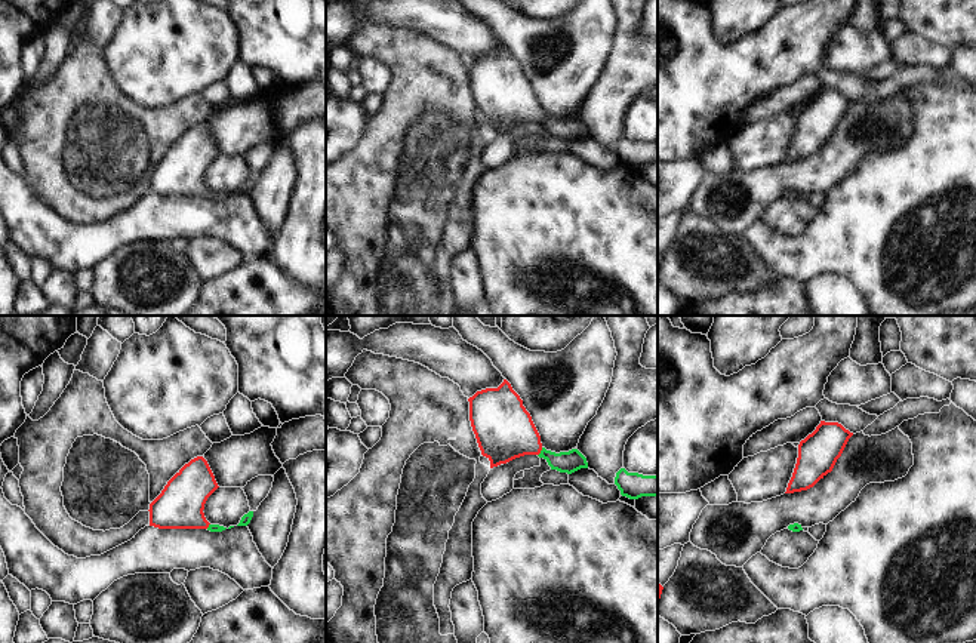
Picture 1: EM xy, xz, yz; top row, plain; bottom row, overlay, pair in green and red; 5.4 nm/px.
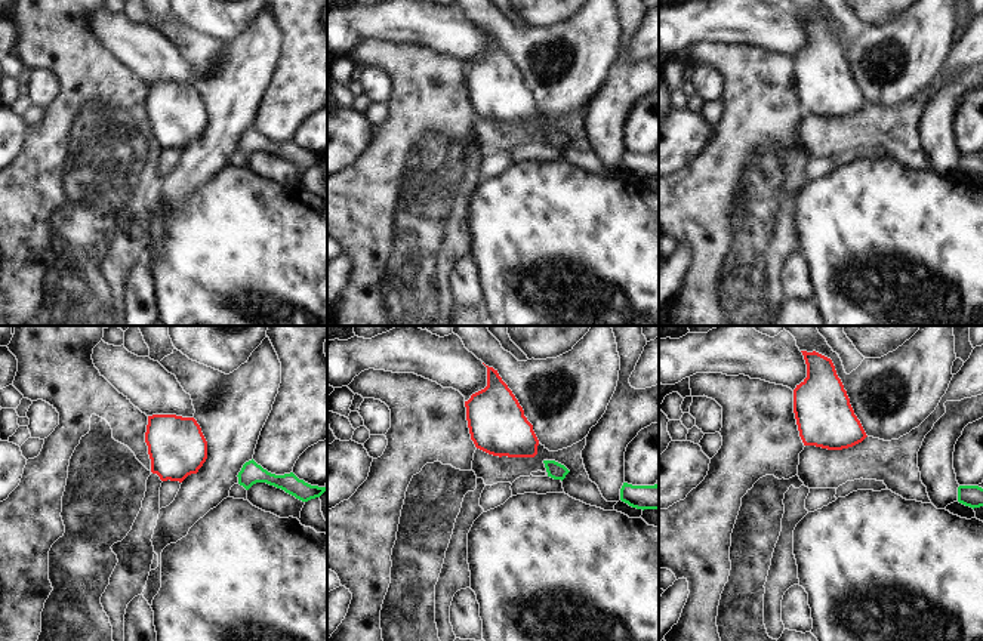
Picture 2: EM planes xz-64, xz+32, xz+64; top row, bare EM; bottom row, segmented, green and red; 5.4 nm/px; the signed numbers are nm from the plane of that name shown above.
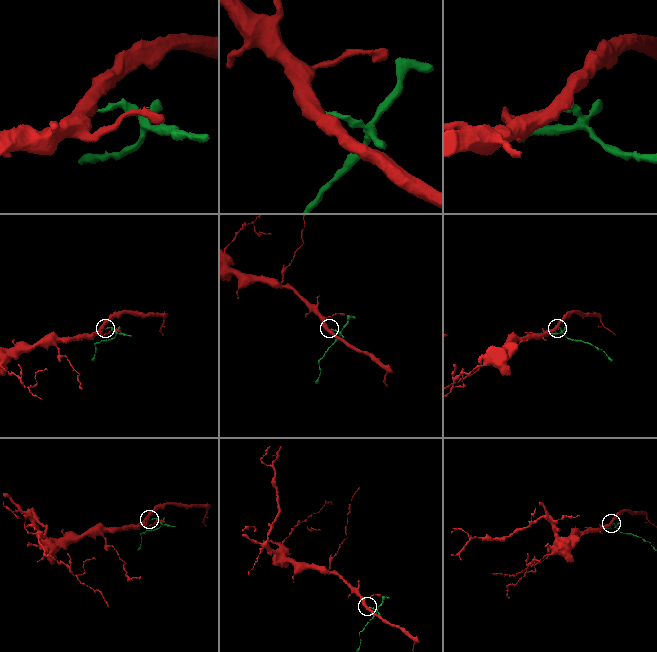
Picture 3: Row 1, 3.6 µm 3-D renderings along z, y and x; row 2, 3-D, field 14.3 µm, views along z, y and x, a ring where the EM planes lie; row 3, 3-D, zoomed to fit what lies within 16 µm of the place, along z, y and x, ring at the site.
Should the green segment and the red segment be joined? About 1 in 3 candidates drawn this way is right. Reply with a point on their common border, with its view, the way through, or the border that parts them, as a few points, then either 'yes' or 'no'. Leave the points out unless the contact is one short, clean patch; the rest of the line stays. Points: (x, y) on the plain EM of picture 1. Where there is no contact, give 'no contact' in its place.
meets green in xz at (541, 120); runs through xz (570, 129), (556, 129), (541, 120), (525, 107), (504, 98); yes

